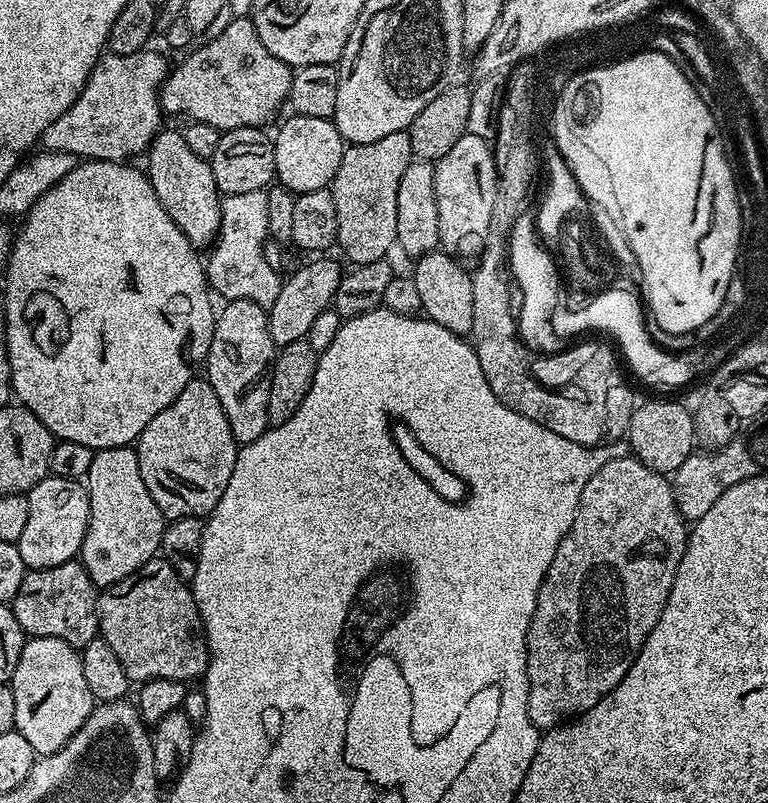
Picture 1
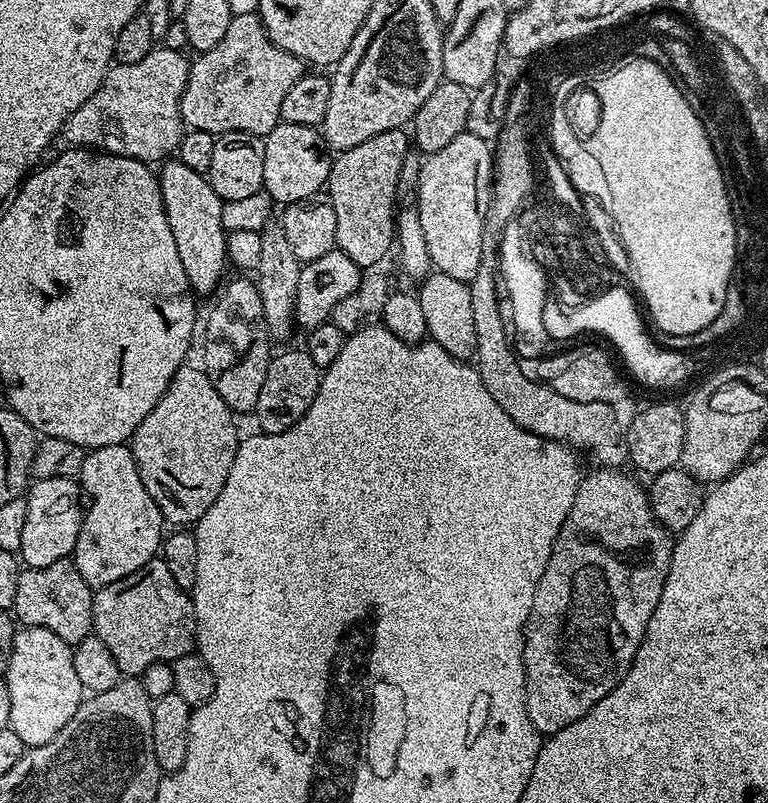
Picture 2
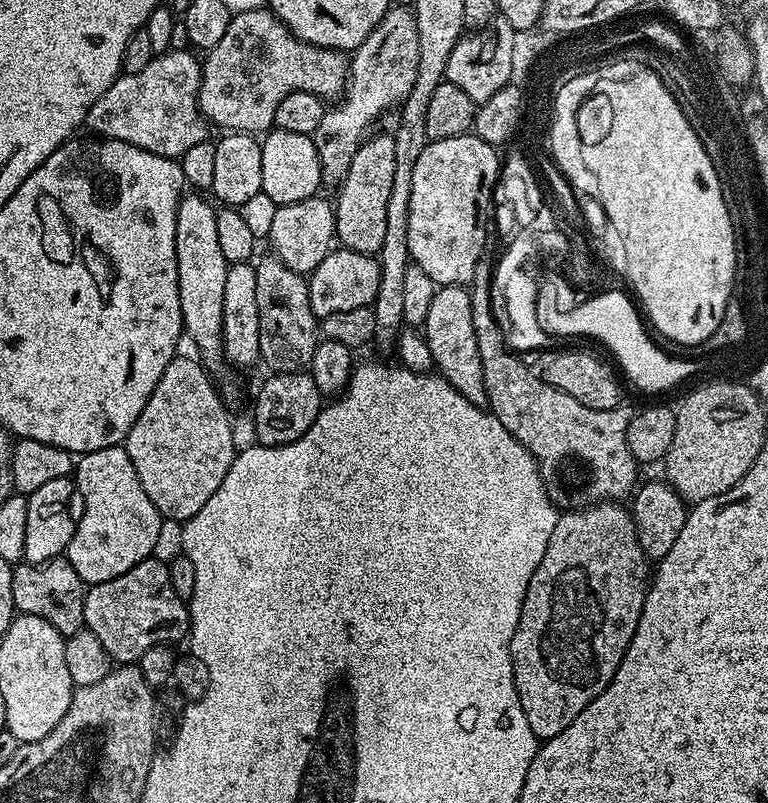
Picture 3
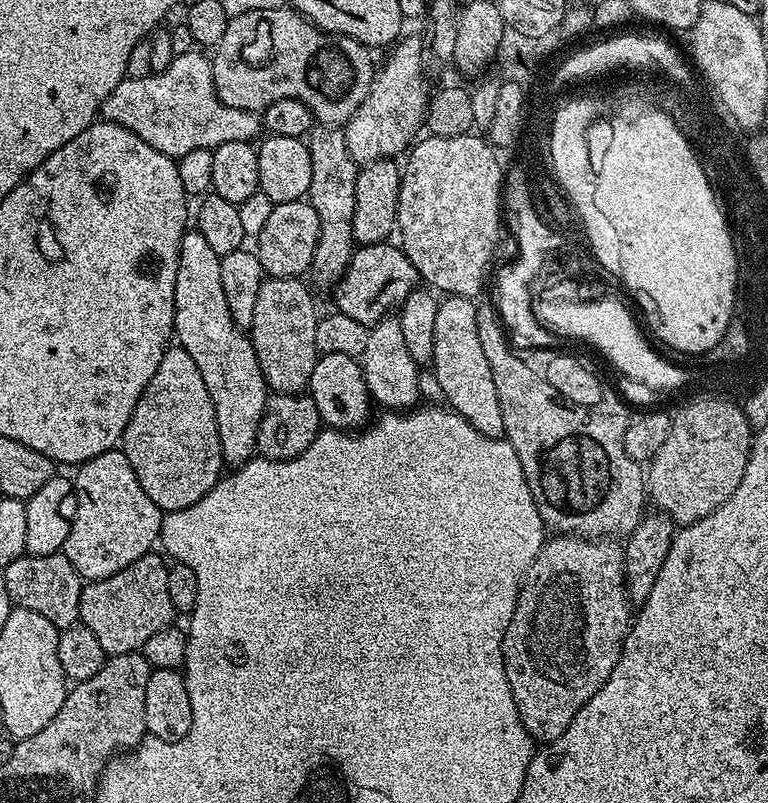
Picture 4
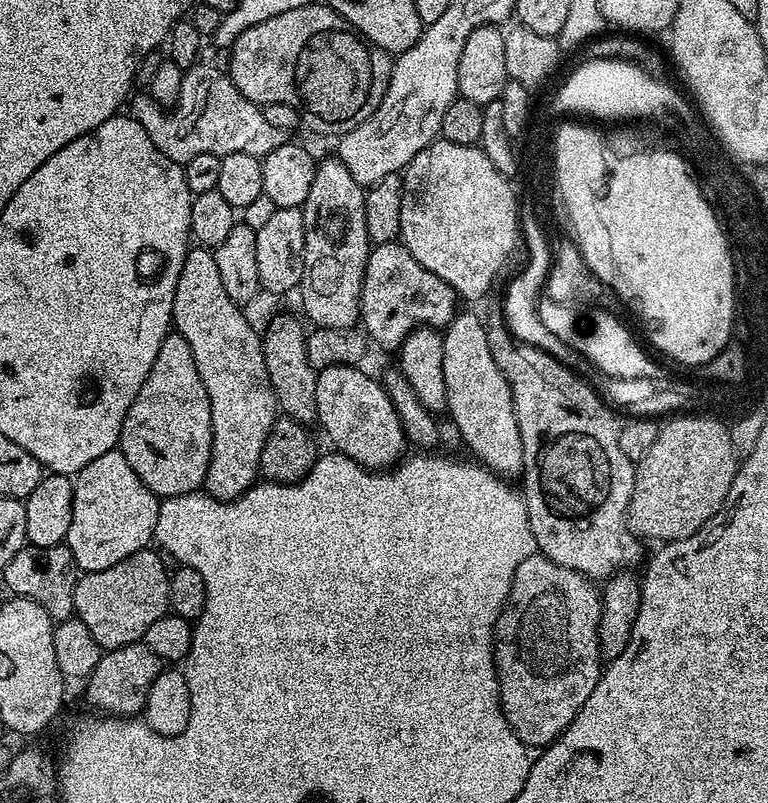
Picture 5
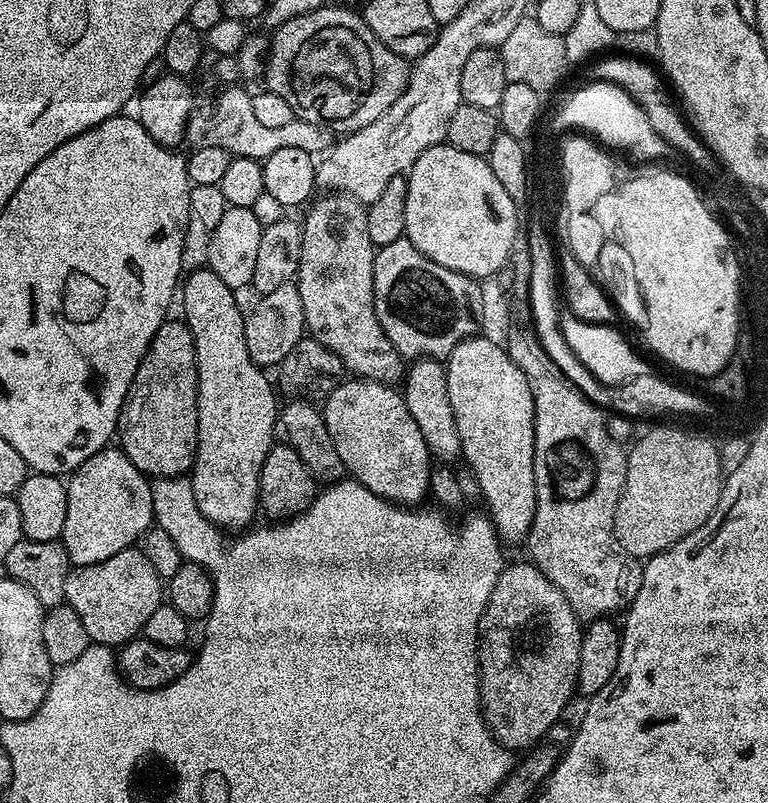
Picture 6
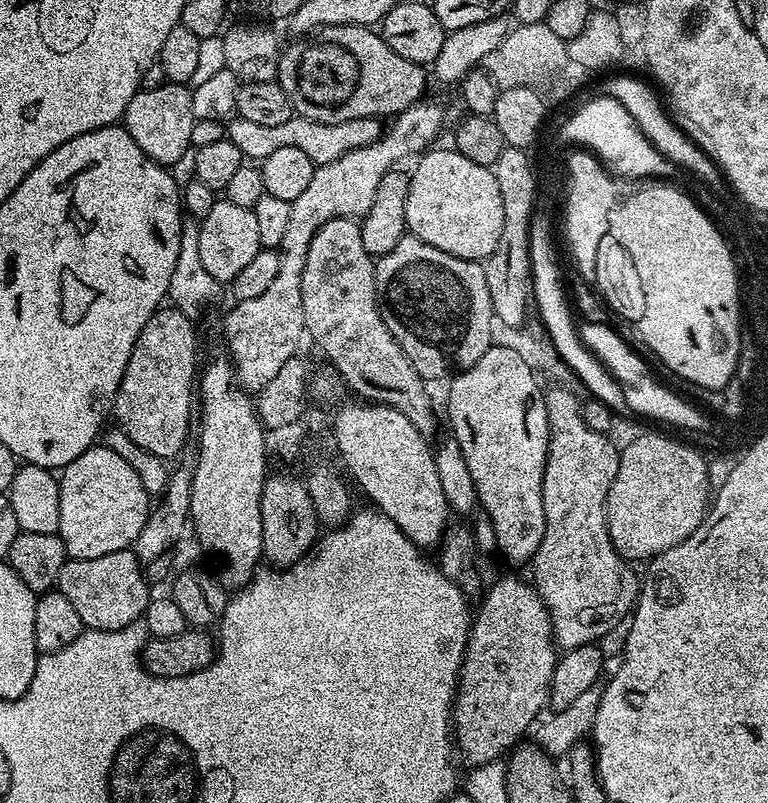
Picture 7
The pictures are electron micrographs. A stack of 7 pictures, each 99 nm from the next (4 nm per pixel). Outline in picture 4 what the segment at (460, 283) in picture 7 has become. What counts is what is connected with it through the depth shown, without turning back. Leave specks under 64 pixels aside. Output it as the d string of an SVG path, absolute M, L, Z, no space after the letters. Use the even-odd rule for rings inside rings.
M366 244L353 251L344 277L334 285L335 311L346 314L346 318L354 318L354 322L371 326L399 309L421 283L421 278L403 247L393 244Z

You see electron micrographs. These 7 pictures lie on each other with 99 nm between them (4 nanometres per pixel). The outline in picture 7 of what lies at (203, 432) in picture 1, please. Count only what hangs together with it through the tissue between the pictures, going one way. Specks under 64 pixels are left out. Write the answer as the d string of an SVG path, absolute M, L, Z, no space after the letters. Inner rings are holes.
M175 306L159 308L142 326L116 391L115 423L142 450L150 450L150 454L161 458L176 456L183 450L188 440L188 423L194 420L194 385L198 380L194 325L194 320Z

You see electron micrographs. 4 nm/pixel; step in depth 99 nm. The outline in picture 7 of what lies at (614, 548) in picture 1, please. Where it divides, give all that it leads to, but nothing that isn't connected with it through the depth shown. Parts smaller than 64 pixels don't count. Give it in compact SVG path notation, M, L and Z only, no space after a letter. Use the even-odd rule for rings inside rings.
M504 576L501 580L496 580L483 593L482 599L479 601L480 613L475 613L474 619L470 624L470 631L468 634L468 645L464 651L464 661L460 667L460 679L456 681L456 698L452 701L452 726L454 729L454 744L460 752L464 755L464 760L468 766L482 765L492 761L499 761L505 754L511 753L512 749L517 747L525 739L524 736L530 729L541 719L540 711L546 708L548 704L548 692L550 691L550 682L552 675L556 669L556 661L558 659L558 648L554 643L552 635L552 619L546 610L546 606L542 602L540 595L536 593L535 587L527 579L519 580L516 576Z

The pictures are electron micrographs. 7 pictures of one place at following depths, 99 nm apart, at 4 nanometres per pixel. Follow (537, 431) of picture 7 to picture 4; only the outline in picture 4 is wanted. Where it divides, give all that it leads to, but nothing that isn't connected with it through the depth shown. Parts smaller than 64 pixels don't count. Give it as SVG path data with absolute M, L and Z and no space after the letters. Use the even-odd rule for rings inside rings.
M445 295L440 300L438 315L434 322L434 354L430 361L430 369L436 375L436 384L445 396L447 407L466 418L478 430L487 436L497 438L504 436L502 426L502 406L498 402L498 390L494 390L494 374L490 374L490 362L486 362L486 353L482 350L482 342L478 338L478 318L476 317L475 299L466 296Z

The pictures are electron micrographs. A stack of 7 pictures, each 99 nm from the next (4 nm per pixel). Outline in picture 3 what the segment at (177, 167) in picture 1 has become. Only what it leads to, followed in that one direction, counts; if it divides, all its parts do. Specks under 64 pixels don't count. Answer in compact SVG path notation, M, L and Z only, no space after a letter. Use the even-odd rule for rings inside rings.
M189 194L181 195L180 205L178 206L178 214L176 215L176 261L178 262L178 302L182 306L182 318L184 319L184 332L190 339L196 343L196 348L200 353L198 353L199 359L202 361L205 368L208 369L209 373L213 377L219 378L219 376L224 376L230 371L230 365L224 358L224 347L222 346L222 293L226 287L226 274L228 273L228 261L223 256L221 251L221 245L218 243L218 231L216 223L217 209L215 207L211 208L206 201L203 200L203 195L192 194L196 196L188 196Z

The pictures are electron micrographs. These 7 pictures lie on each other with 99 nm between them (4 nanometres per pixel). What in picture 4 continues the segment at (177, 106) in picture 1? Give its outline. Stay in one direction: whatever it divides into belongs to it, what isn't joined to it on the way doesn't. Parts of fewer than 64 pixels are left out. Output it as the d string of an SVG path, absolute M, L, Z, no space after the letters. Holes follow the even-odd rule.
M285 6L282 8L271 8L270 10L250 10L246 14L238 14L229 19L226 26L226 34L222 34L222 42L218 42L214 51L211 53L212 73L214 74L214 86L218 98L226 106L232 106L234 110L244 110L246 112L254 112L262 114L270 106L274 106L274 102L278 102L281 98L294 98L298 102L305 104L312 111L313 121L319 122L324 126L343 126L358 110L358 106L362 106L362 102L366 102L366 98L372 89L372 81L375 80L378 71L377 65L372 65L373 53L368 45L360 44L354 38L349 36L341 36L331 32L323 32L317 24L309 22L305 16L301 16L295 8Z

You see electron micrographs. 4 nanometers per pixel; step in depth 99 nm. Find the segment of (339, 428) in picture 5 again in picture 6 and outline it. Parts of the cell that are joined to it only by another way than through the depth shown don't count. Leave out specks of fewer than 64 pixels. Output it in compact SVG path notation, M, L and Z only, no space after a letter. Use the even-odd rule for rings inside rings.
M345 378L339 381L336 389L322 404L326 430L330 430L330 438L334 438L334 450L338 450L338 458L342 458L345 473L351 479L393 504L420 506L425 503L424 496L426 498L429 495L434 457L426 446L426 438L422 438L422 430L418 430L418 422L414 422L410 410L406 410L403 395L392 388L395 387L391 383L382 380Z

